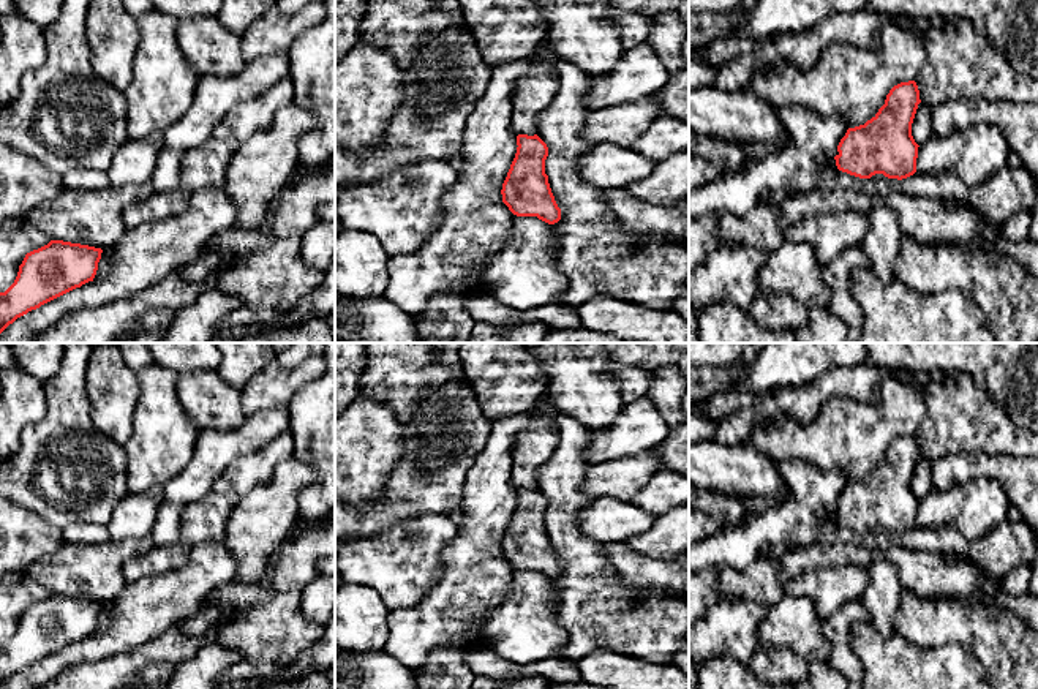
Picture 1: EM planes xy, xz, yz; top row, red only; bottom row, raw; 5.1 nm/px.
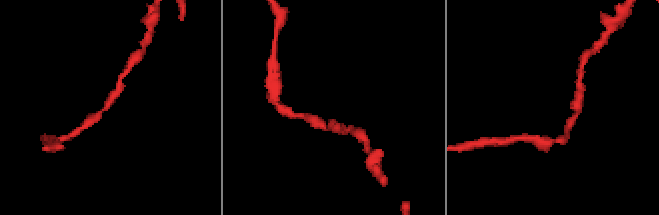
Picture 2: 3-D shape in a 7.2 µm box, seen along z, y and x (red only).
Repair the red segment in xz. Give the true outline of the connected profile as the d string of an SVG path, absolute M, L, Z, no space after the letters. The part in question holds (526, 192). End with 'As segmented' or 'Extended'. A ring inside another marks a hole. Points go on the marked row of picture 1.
M518 134L517 145L515 158L502 183L502 202L517 216L537 216L548 224L558 223L561 209L545 174L547 144L537 134Z. As segmented

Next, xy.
M51 240L25 254L14 283L0 292L0 333L17 318L93 281L101 248Z. As segmented

